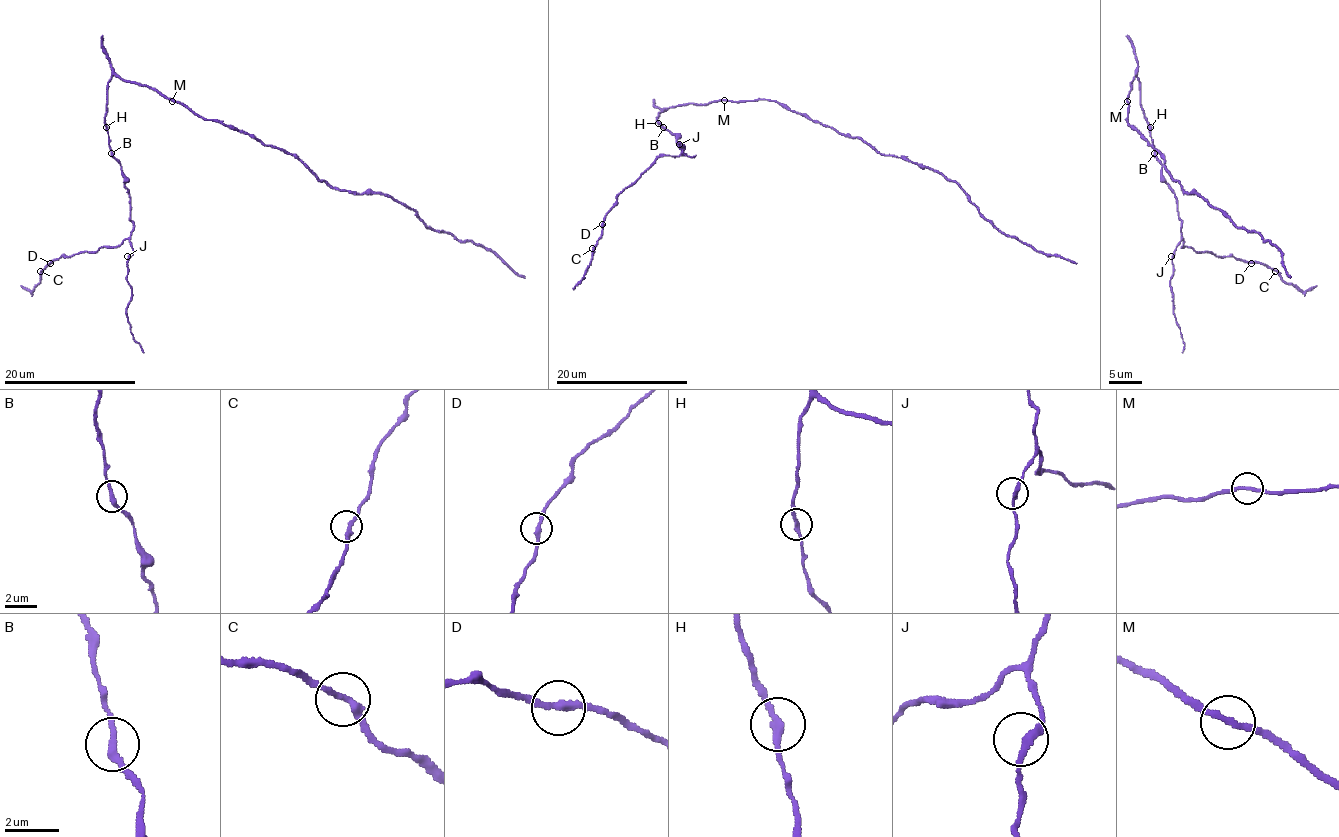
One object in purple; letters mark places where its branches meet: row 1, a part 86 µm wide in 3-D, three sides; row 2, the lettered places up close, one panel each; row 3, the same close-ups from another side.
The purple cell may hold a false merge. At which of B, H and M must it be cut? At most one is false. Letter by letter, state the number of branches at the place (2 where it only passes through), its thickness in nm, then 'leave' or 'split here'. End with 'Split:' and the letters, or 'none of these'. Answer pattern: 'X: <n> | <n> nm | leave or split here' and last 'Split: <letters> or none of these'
B: 2 | 240 nm | leave
H: 2 | 240 nm | leave
M: 2 | 200 nm | leave
Split: none of these

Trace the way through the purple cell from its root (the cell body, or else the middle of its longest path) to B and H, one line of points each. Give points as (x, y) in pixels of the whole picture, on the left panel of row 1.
B: (174, 99), (165, 99), (146, 86), (126, 82), (113, 76), (108, 84), (104, 117), (111, 153)
H: (174, 99), (165, 99), (146, 86), (126, 82), (113, 76), (108, 84), (106, 127)

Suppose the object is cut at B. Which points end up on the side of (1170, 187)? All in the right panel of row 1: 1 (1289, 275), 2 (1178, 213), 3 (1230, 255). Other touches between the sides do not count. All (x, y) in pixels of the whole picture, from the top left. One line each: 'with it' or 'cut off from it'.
1: cut off from it
2: with it
3: with it

